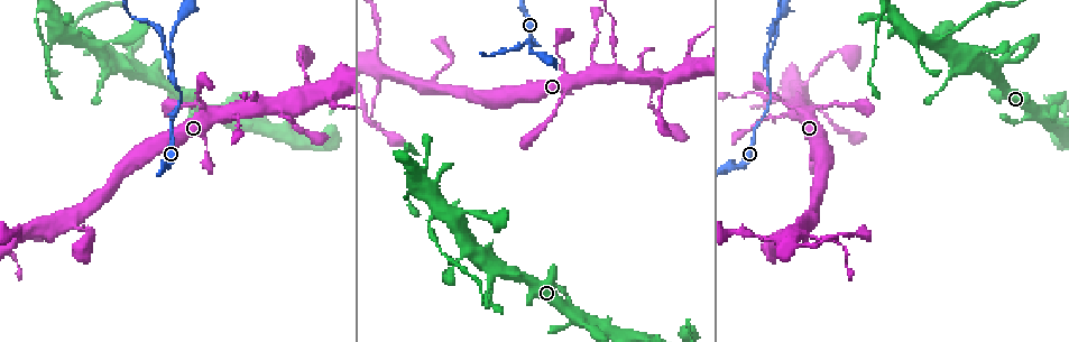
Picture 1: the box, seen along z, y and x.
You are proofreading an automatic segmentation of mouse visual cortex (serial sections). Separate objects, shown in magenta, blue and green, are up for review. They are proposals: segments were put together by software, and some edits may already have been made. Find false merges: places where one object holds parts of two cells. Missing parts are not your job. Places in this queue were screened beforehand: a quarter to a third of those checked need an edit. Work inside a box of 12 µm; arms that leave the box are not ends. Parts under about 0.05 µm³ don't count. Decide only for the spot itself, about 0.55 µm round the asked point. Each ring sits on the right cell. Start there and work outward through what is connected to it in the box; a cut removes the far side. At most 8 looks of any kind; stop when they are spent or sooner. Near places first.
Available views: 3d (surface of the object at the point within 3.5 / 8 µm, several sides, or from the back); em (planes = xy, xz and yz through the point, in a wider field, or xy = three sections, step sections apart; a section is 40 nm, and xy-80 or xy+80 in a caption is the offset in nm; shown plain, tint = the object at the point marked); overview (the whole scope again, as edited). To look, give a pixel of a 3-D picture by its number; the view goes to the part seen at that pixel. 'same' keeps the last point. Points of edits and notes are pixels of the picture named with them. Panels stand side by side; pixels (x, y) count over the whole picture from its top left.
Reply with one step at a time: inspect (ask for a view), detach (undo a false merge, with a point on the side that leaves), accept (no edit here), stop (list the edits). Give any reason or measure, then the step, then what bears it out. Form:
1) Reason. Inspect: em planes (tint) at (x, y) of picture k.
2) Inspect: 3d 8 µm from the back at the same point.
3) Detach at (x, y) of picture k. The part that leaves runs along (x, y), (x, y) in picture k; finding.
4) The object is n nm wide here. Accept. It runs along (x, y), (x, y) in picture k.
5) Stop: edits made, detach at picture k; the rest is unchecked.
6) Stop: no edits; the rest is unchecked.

Three arms meet. Inspect: 3d 3.5 µm at (616, 66) of picture 1.

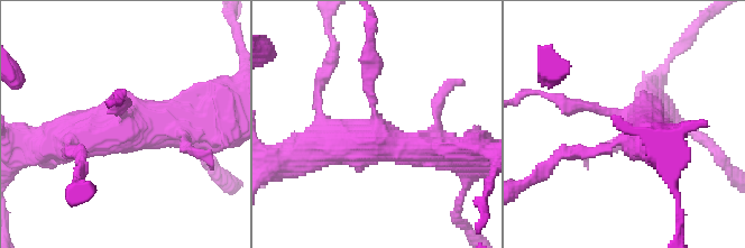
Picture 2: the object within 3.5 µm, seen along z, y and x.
3 arms meet here; the arms are 150, 500, 500 nm wide; now the EM. Inspect: em xy step 5 (tint) at (125, 114) of picture 2.

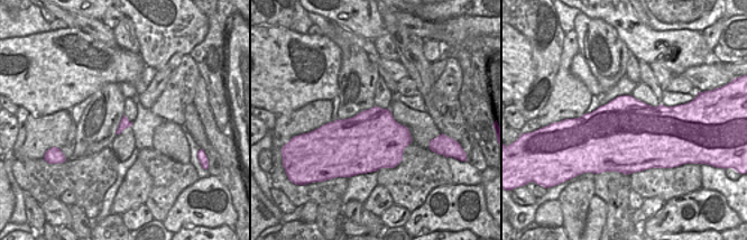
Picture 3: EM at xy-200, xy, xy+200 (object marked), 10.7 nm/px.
Accept. It runs along (52, 143), (113, 126), (203, 121) in picture 2; all the same cell.

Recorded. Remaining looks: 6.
Thin neck. Inspect: 3d 3.5 µm at (765, 56) of picture 1.

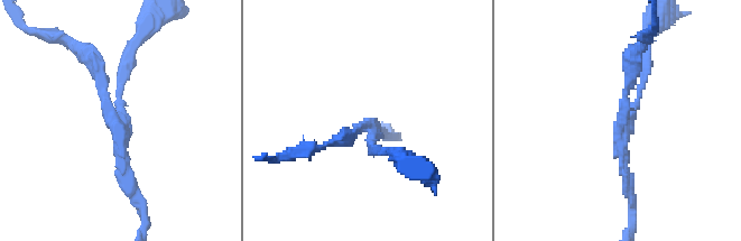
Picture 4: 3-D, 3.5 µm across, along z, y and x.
Now the EM. Inspect: em xy step 3 (tint) at (621, 125) of picture 4.

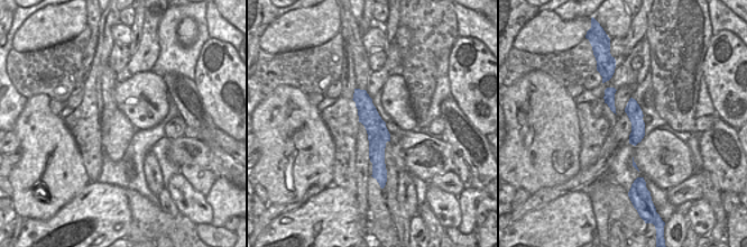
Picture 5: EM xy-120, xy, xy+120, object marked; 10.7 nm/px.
3 arms meet here. Detach at (121, 73) of picture 4. The part that leaves runs along (373, 131), (370, 148), (395, 154) in picture 4; a second cell is stuck on.

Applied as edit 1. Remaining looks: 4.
Inspect: overview.

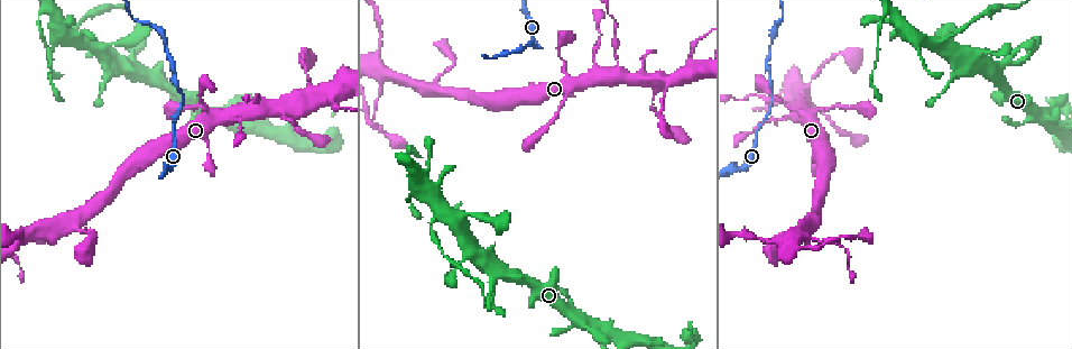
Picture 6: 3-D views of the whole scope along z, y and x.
Looks like a crossing. Inspect: 3d 8 µm at (793, 238) of picture 6.

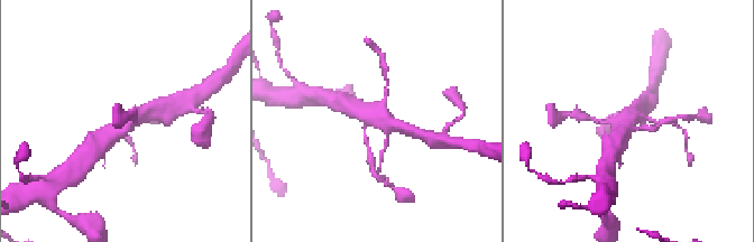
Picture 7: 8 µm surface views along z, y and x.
Inspect: 3d 3.5 µm at (384, 118) of picture 7.

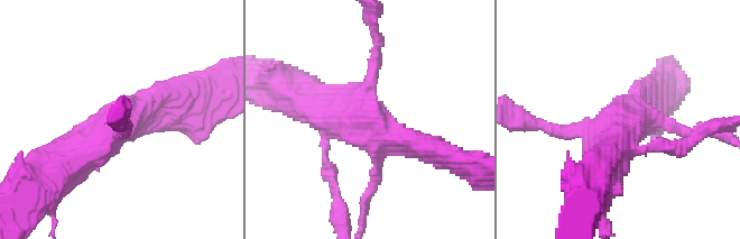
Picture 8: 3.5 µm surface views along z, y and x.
Need the tissue. Inspect: em xy step 1 (tint) at (370, 124) of picture 8.

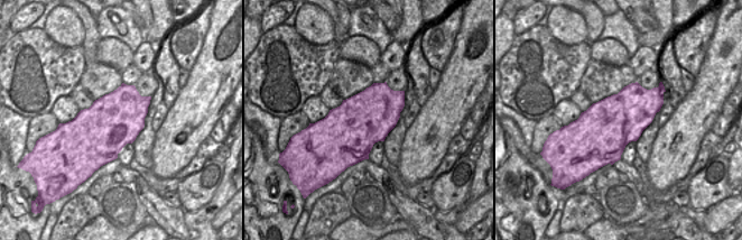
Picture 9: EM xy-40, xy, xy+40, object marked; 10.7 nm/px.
The arms are 150, 200, 200, 300 nm wide. Accept. It runs along (163, 95), (91, 147), (73, 147) in picture 8; continuous, no second cell.

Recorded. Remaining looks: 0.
Stop: edits made, detach at picture 4; the rest is unchecked.

